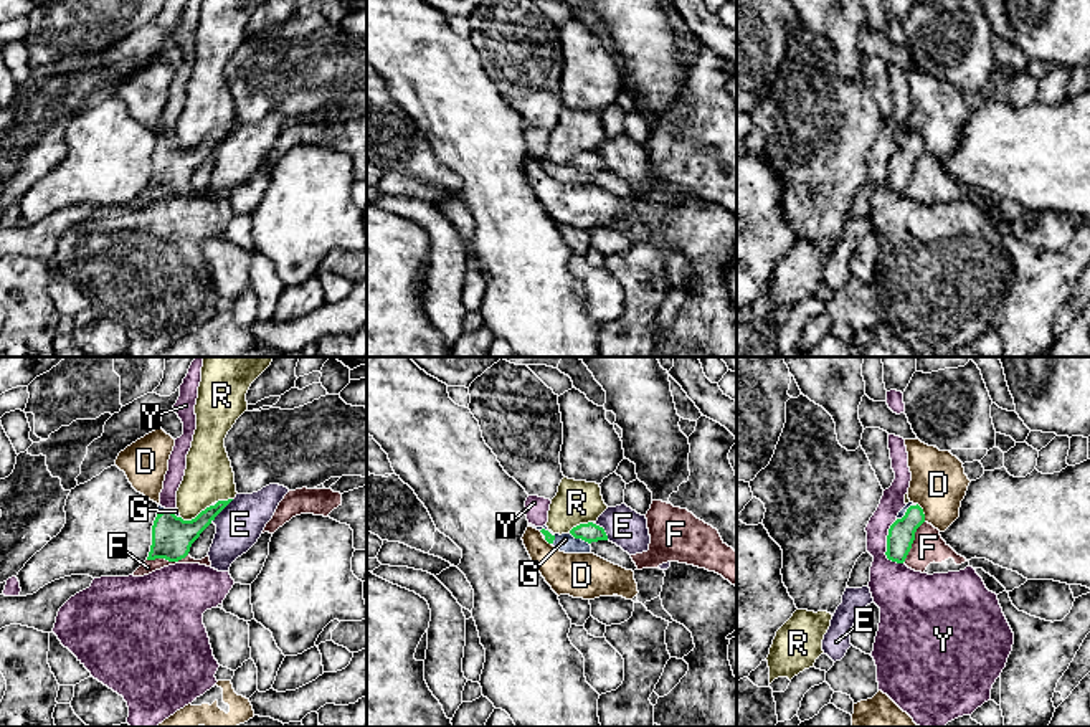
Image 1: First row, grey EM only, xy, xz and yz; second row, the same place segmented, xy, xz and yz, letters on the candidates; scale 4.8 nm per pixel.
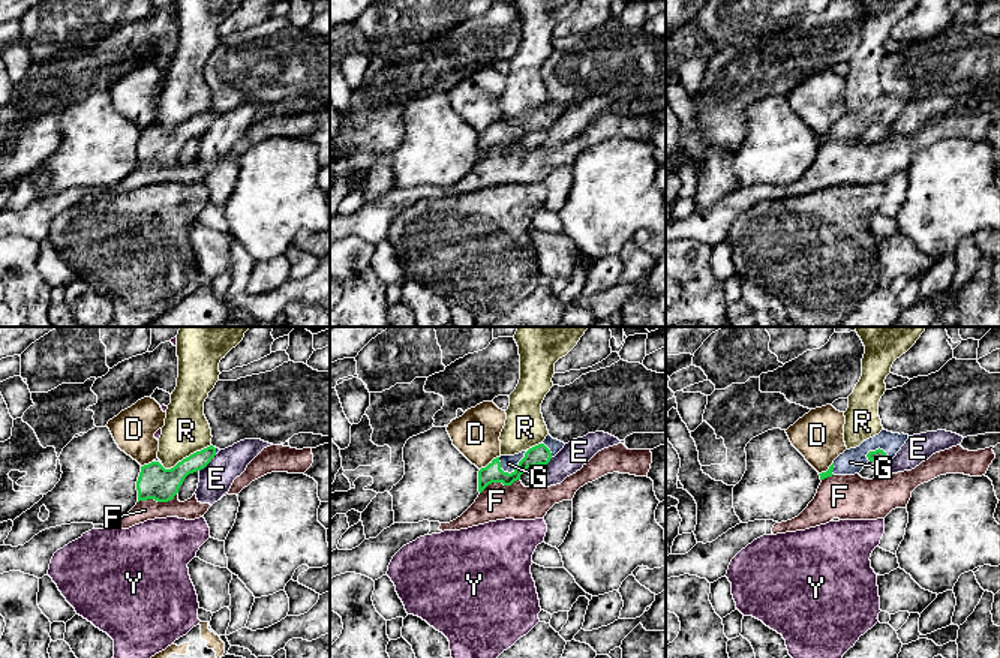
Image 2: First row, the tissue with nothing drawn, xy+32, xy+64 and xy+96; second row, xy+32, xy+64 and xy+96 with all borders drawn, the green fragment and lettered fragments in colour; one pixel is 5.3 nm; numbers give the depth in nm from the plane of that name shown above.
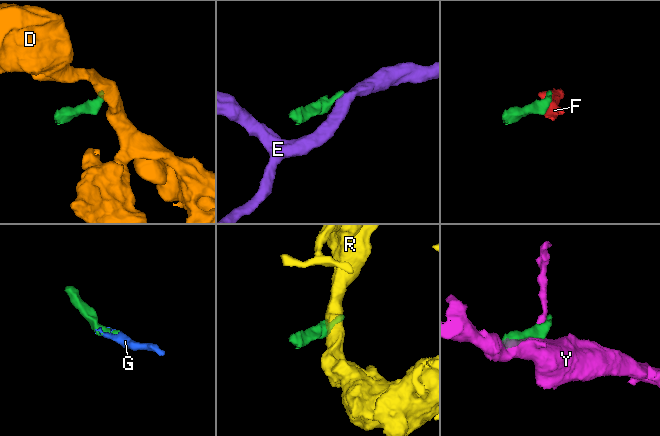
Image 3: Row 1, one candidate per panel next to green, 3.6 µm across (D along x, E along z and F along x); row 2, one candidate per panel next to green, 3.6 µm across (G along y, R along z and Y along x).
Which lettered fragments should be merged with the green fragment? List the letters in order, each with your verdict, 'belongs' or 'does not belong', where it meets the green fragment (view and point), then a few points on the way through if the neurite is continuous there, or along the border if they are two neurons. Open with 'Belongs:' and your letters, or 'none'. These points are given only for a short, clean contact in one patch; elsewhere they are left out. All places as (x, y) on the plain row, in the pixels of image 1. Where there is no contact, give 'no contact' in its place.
Belongs: G
D: does not belong; meets green in yz at (922, 142); border along yz (917, 133), (925, 151)
E: does not belong; meets green in xy at (222, 139); border along xy (233, 129), (213, 151)
F: does not belong; meets green in yz at (912, 172); border along yz (924, 151), (902, 192)
G: belongs; meets green in xz at (580, 167); runs through xz (590, 162), (580, 167), (565, 172)
R: does not belong; meets green in xy at (197, 146); border along xy (210, 134), (190, 149), (180, 147)
Y: does not belong; meets green in yz at (887, 175)

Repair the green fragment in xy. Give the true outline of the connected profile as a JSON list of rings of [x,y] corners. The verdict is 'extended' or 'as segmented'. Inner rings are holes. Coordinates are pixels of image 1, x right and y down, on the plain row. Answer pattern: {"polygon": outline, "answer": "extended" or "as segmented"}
{"polygon": [[[218,131],[192,150],[183,150],[177,137],[165,139],[159,135],[147,190],[165,188],[168,192],[178,192],[185,188],[192,173],[231,131]]], "answer": "extended"}

